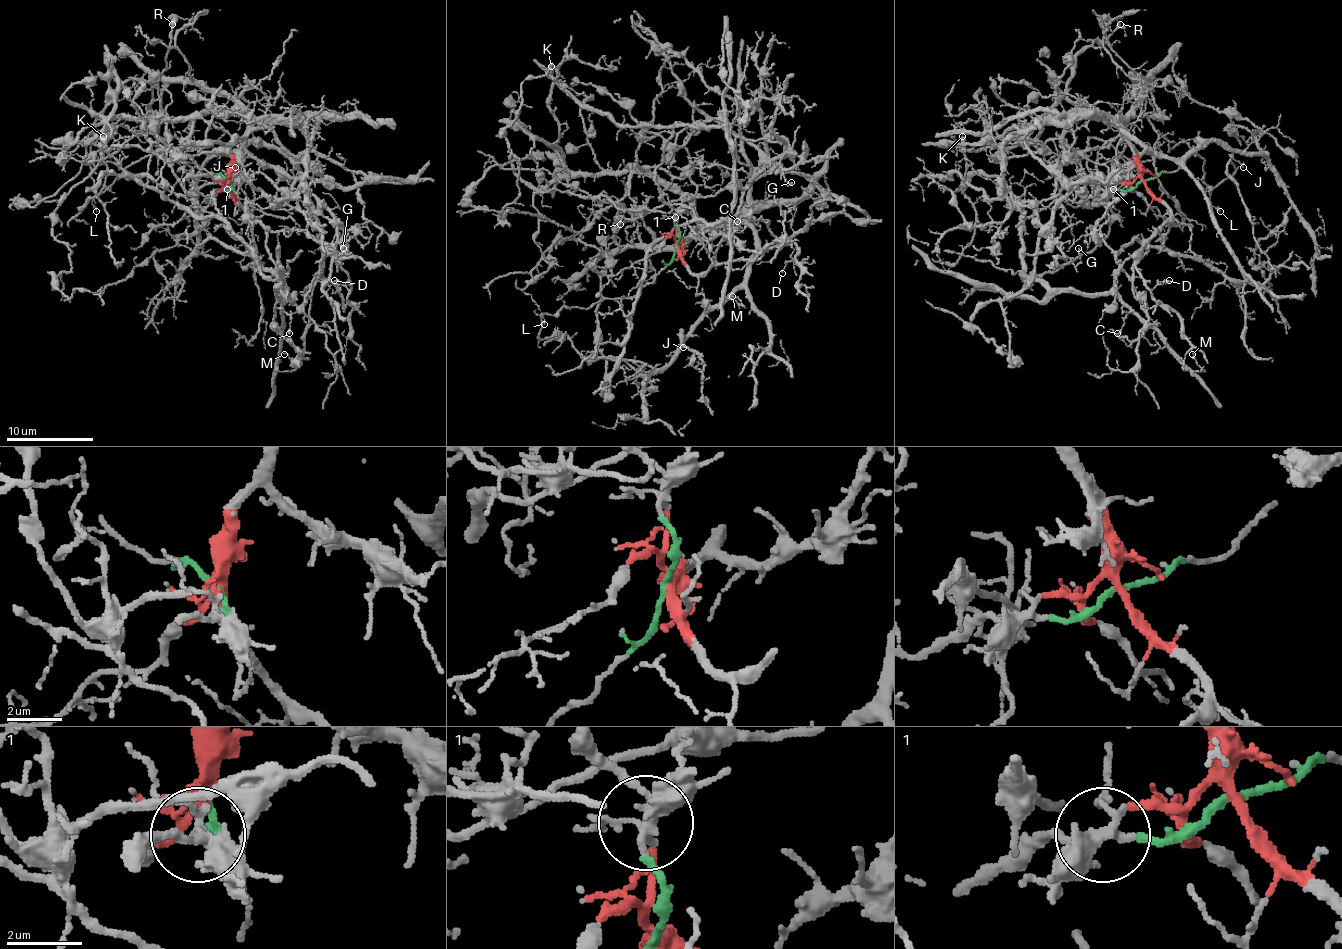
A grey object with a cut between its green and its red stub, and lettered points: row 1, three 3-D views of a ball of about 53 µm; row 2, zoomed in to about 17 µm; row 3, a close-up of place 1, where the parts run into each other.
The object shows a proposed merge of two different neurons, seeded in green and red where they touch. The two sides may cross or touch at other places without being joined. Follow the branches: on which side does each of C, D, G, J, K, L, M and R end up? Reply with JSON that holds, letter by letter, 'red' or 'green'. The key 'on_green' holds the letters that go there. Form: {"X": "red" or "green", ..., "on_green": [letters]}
{"C": "green", "D": "red", "G": "red", "J": "red", "K": "red", "L": "green", "M": "green", "R": "red", "on_green": ["C", "L", "M"]}

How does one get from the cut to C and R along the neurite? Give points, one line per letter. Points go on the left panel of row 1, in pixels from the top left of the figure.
C: (229, 181), (232, 189), (218, 189), (208, 202), (208, 198), (251, 250), (255, 265), (281, 281), (288, 333)
R: (229, 181), (251, 120), (227, 96), (197, 85), (175, 46), (190, 20), (173, 24)

